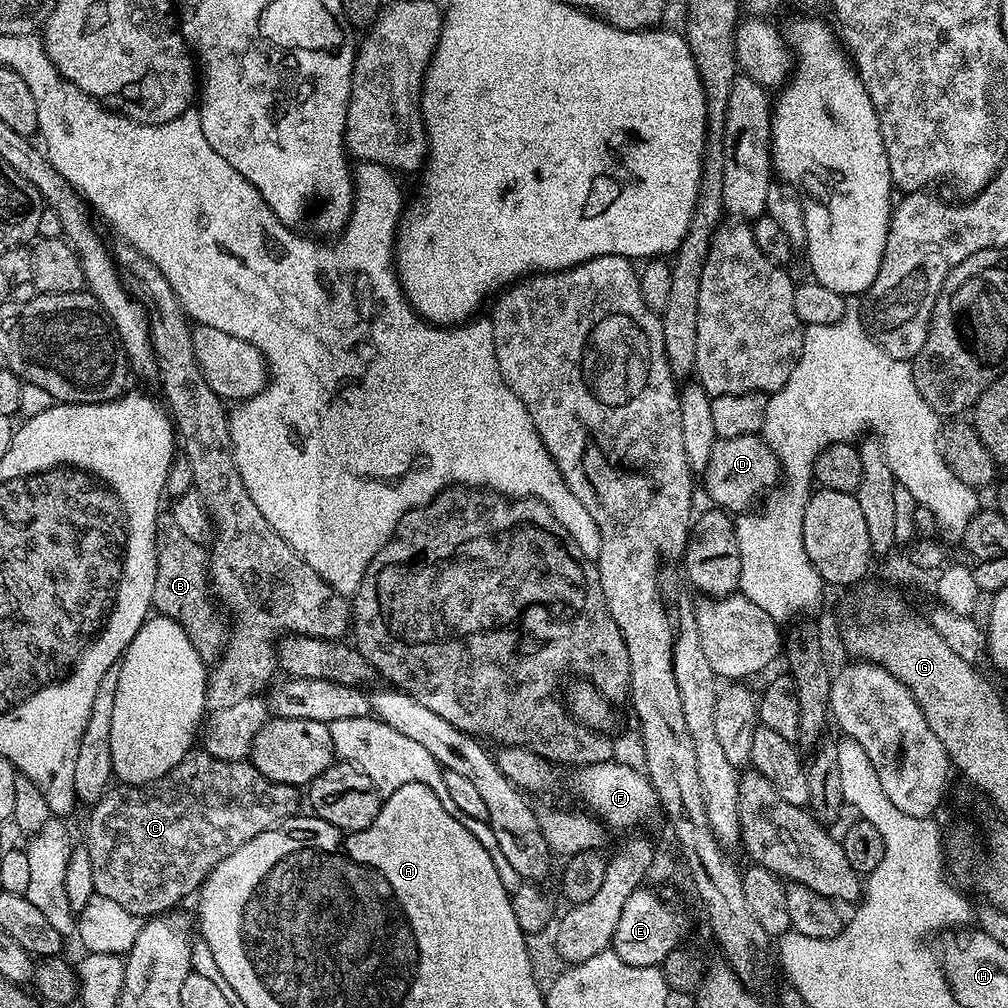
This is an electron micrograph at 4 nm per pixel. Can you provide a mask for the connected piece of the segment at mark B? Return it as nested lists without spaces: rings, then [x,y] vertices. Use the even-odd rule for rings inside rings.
[[[161,514],[156,518],[156,577],[152,606],[160,616],[178,622],[182,630],[186,630],[186,638],[194,642],[194,650],[198,650],[205,665],[217,663],[224,655],[230,632],[212,595],[208,578],[208,552],[186,538],[186,534],[178,530],[178,522],[174,522],[170,514]]]

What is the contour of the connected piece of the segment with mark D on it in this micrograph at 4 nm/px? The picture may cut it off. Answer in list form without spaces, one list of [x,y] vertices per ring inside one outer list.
[[[759,435],[743,436],[742,438],[718,439],[710,453],[709,464],[702,473],[704,488],[708,491],[711,503],[717,508],[723,508],[729,514],[744,514],[748,508],[767,488],[775,489],[782,480],[782,469],[778,458],[770,450],[770,446]]]

